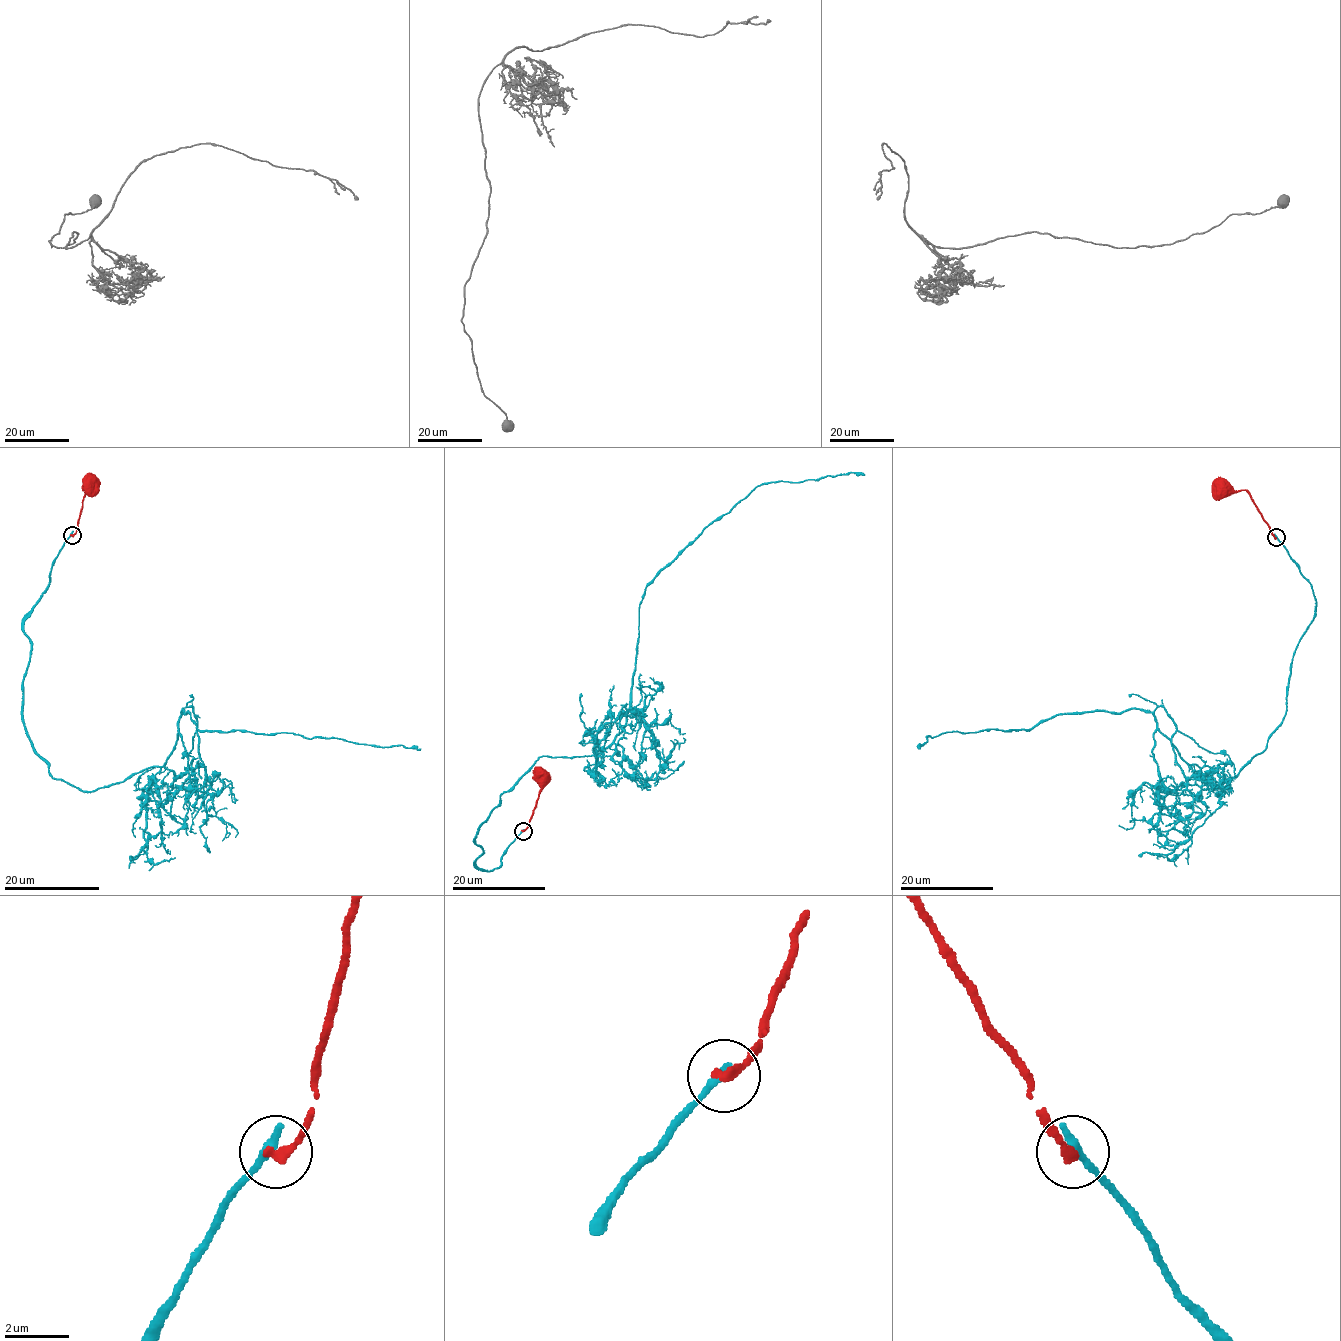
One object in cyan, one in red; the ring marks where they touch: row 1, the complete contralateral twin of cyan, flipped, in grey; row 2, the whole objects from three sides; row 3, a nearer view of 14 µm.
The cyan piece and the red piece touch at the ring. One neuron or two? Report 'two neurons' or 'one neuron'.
two neurons

